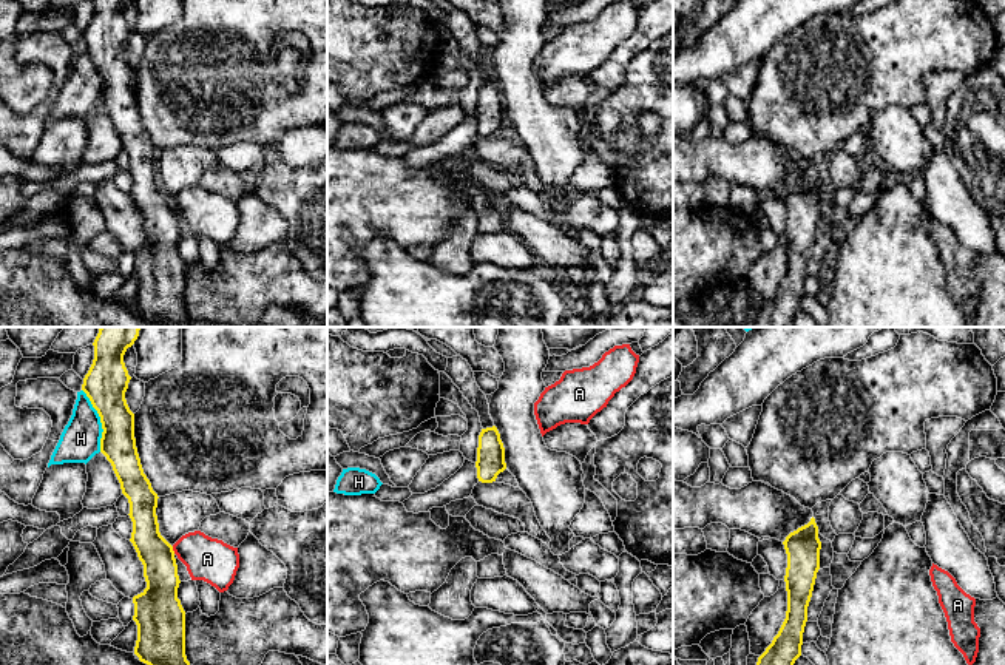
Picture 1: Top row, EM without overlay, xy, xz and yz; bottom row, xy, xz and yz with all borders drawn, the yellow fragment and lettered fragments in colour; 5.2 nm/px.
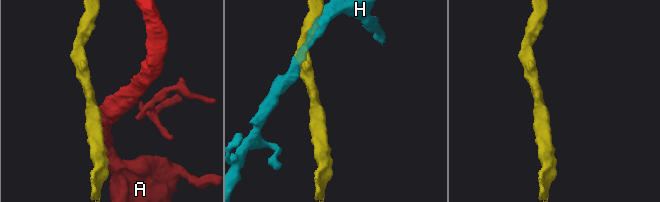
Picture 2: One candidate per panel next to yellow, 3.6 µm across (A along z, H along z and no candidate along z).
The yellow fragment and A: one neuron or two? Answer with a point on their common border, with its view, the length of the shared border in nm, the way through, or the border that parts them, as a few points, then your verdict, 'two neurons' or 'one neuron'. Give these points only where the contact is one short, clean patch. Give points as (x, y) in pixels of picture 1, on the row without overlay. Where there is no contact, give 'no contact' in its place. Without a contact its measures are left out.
meets yellow in xy at (172, 204); contact 40 nm long; border along xy (172, 201), (175, 207); two neurons

